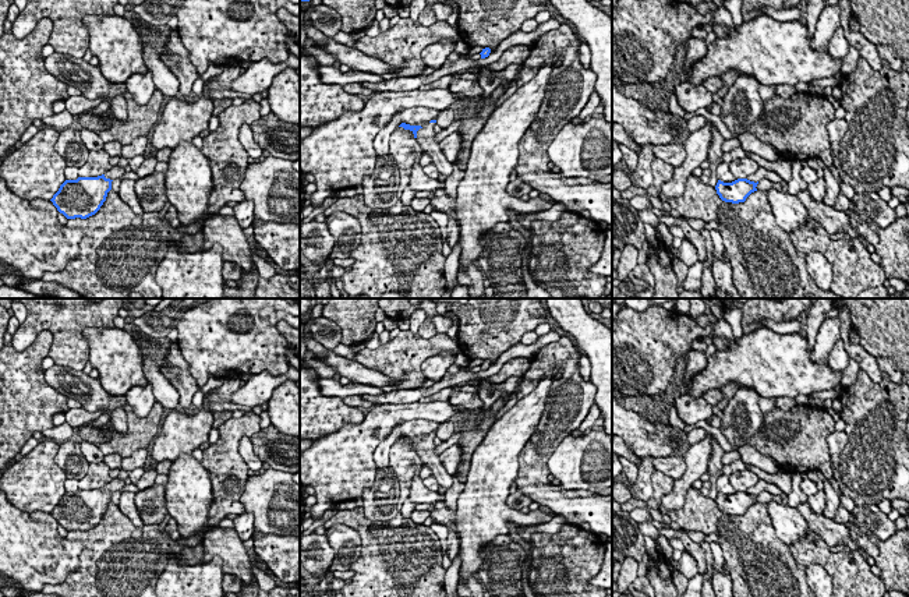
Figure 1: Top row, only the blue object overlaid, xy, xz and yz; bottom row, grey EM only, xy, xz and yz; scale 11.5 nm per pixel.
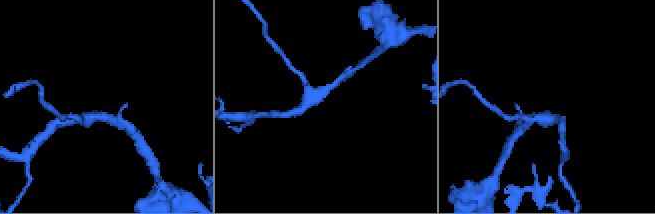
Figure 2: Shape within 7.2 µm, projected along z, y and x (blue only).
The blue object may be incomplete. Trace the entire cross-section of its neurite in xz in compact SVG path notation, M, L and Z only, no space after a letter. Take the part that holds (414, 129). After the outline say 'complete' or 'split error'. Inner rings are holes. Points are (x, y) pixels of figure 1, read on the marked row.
M431 120L422 127L402 123L399 127L410 130L414 134L414 138L422 148L422 153L428 153L432 158L432 163L436 166L438 172L448 177L453 172L453 163L450 163L445 158L443 152L439 148L439 142L435 141L435 131L434 131L435 123L436 120Z | split error

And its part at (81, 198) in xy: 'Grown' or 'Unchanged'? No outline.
Grown

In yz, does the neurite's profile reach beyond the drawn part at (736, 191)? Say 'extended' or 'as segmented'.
extended

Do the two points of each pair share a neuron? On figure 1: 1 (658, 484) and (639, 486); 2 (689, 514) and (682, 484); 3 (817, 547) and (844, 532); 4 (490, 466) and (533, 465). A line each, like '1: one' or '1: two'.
1: two
2: two
3: two
4: two

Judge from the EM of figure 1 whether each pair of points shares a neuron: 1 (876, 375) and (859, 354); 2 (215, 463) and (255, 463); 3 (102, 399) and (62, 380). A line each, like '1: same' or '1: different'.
1: same
2: different
3: same

